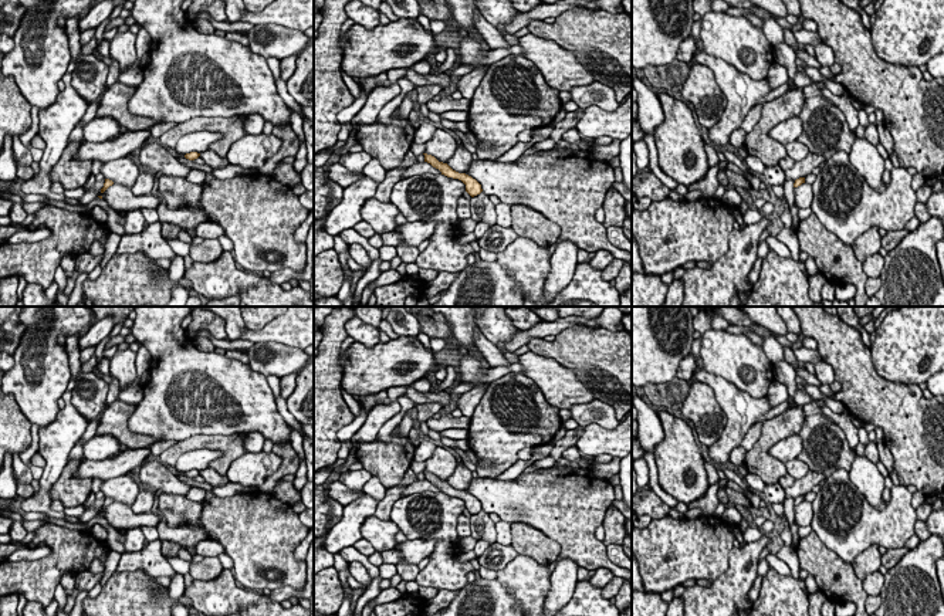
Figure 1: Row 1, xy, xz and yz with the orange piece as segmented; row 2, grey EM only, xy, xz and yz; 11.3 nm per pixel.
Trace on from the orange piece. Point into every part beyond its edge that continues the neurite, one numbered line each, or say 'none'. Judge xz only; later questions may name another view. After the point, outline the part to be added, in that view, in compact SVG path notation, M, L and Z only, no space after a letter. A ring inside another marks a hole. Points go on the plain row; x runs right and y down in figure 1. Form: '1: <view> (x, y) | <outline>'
none

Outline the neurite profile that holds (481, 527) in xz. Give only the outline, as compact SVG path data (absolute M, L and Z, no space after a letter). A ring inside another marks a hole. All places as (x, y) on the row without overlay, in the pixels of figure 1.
M481 510L470 518L470 535L477 541L484 539L494 544L497 539L494 524L495 522L491 521L490 514Z

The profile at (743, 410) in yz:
M704 368L694 369L693 376L714 390L717 403L727 416L720 439L708 446L711 460L725 467L730 463L731 450L741 446L748 430L774 407L768 396L752 397L724 378L708 373Z

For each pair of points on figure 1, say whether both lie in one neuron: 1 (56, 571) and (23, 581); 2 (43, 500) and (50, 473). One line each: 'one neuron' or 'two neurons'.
1: one neuron
2: one neuron

